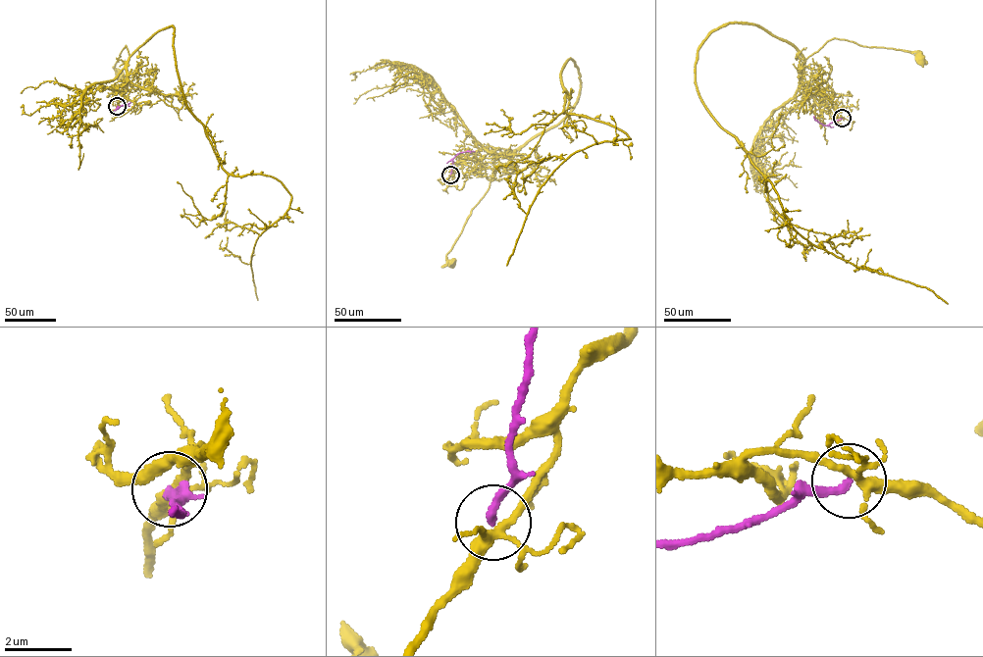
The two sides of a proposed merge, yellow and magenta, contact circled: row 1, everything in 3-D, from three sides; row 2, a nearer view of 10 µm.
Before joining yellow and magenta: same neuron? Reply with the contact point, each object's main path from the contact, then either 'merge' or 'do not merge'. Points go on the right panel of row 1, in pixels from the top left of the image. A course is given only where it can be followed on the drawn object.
place (842, 118); course yellow (843, 118), (819, 105), (804, 86), (802, 65), (824, 44), (847, 39), (915, 51), (921, 59); course magenta (842, 118), (823, 125), (813, 116); do not merge

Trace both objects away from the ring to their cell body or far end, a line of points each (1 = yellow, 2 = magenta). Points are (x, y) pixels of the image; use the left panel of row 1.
1: (117, 106), (116, 95), (121, 92), (126, 79), (129, 56), (126, 45), (113, 67), (123, 76)
2: (117, 106), (117, 108), (130, 102)

